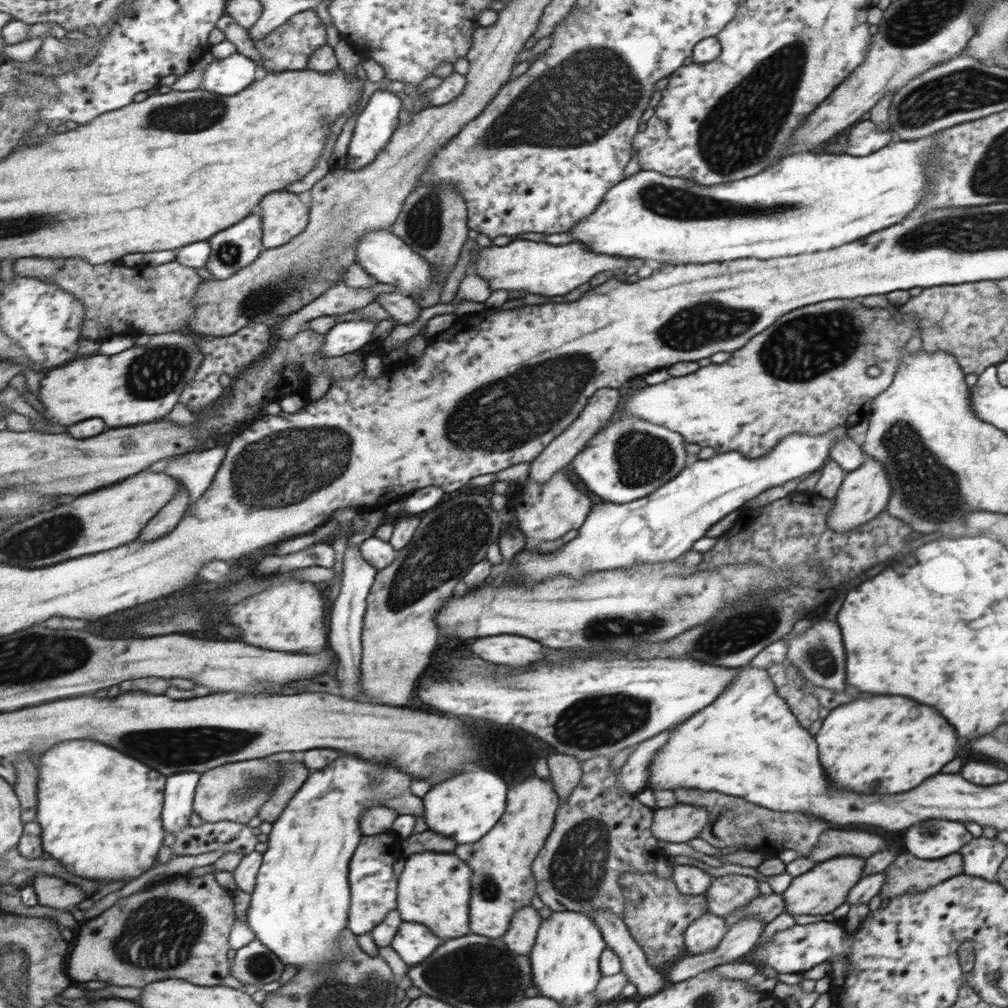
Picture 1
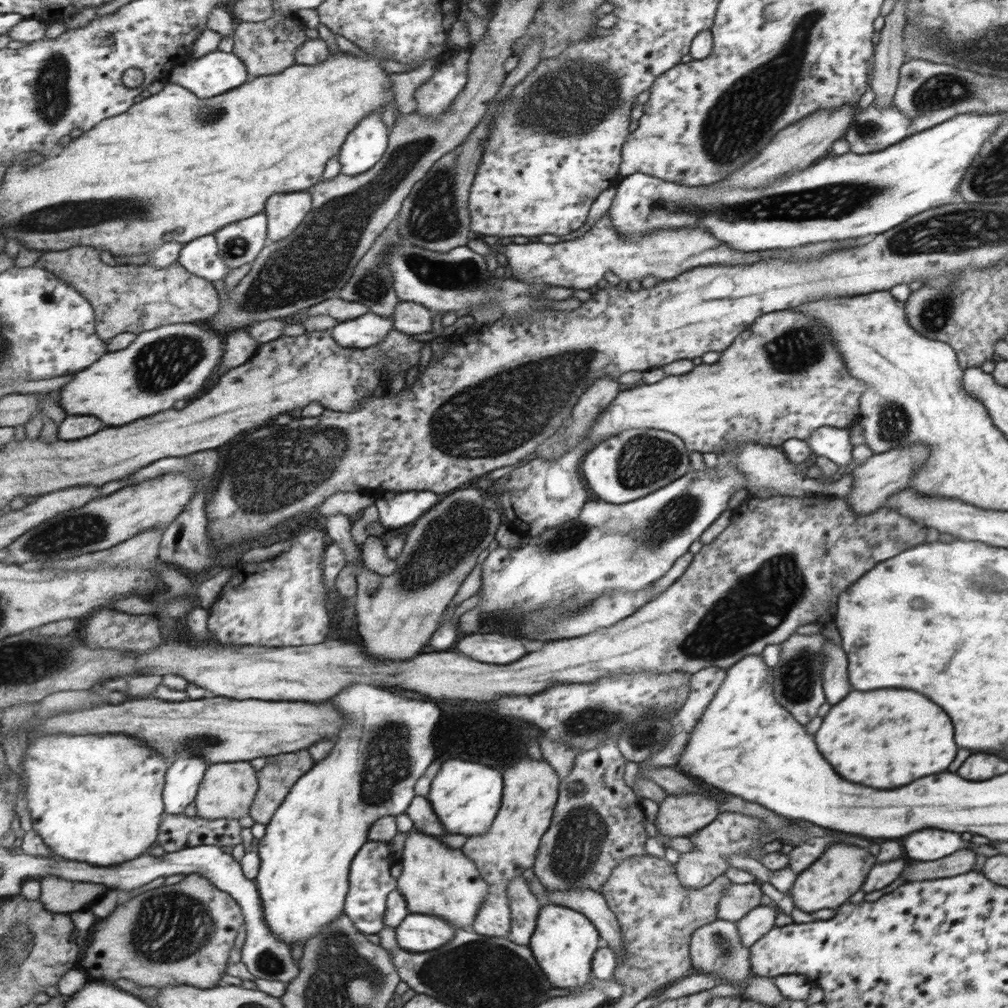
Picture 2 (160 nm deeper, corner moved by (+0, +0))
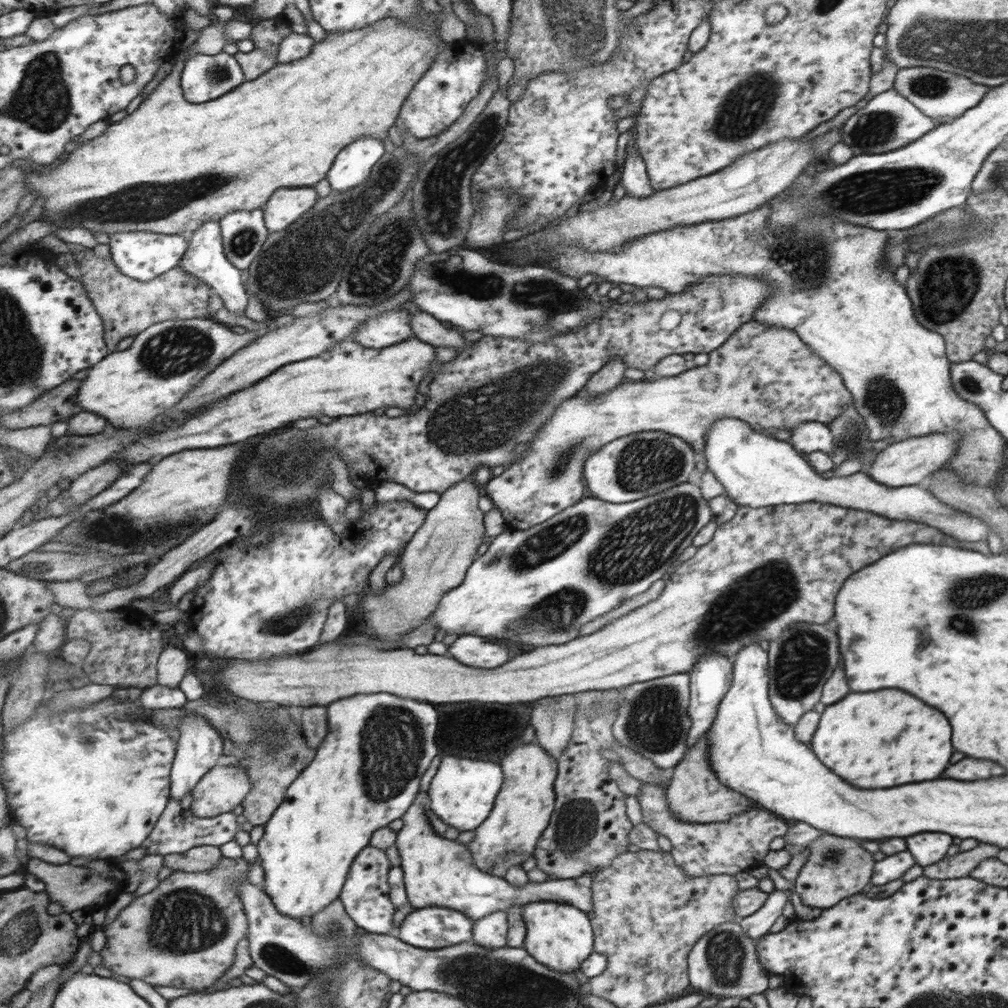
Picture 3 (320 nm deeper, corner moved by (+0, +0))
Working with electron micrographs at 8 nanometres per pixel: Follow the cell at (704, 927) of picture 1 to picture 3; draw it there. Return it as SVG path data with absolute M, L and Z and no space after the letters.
M738 921L713 928L694 946L689 956L689 977L692 991L708 994L708 997L749 998L748 994L760 994L768 988L768 976L758 962L756 944L744 933Z

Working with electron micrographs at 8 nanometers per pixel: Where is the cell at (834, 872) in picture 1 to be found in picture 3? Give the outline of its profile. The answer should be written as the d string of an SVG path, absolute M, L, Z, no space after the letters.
M824 833L820 835L818 840L814 840L812 844L808 844L806 851L808 851L808 858L802 865L798 876L795 878L793 882L794 887L792 888L792 890L798 892L801 896L801 901L806 906L822 909L832 908L840 903L842 898L854 896L854 894L858 894L864 886L870 884L870 876L872 876L872 870L874 870L874 858L872 858L872 854L866 852L856 840L838 838L838 836Z

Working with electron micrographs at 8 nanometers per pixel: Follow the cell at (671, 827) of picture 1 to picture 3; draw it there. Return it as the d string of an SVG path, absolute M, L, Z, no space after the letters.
M708 732L702 735L692 748L688 748L684 758L671 770L672 780L666 790L669 810L678 820L686 823L726 822L757 807L752 799L734 792L734 790L726 788L722 782L718 782L718 778L708 762L708 736Z

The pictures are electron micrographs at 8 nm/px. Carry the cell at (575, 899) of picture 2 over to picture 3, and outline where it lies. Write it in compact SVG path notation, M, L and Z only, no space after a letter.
M422 792L422 796L418 796L418 804L414 804L414 808L410 808L410 816L401 817L403 825L397 832L397 840L395 841L398 853L400 853L401 865L399 867L403 870L408 900L414 908L426 908L426 906L453 908L453 910L465 913L473 922L499 911L508 914L509 908L515 904L525 905L538 901L558 901L559 903L571 904L586 914L594 910L591 891L592 876L580 875L575 879L554 878L543 883L528 882L522 887L515 887L504 877L494 876L480 870L475 865L467 844L458 844L456 840L450 841L442 837L429 821L424 802L426 802L426 792Z

